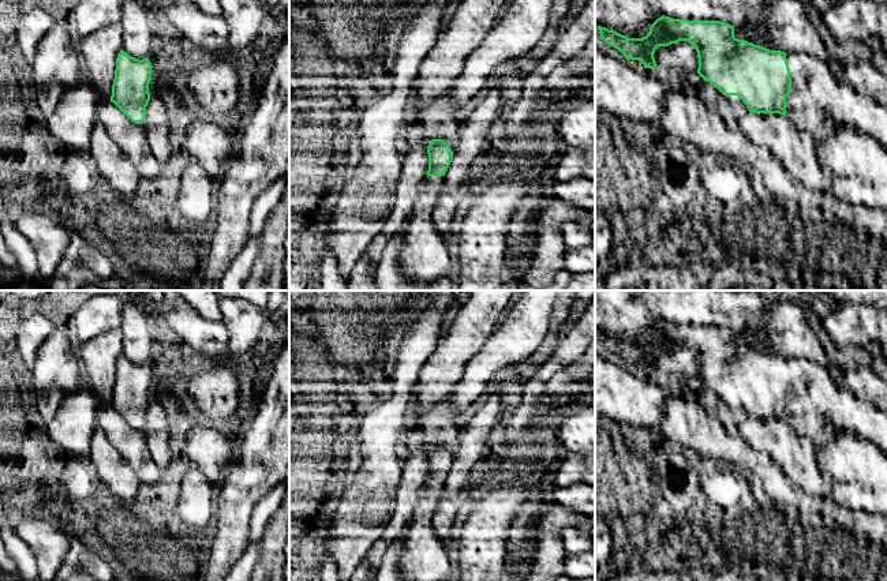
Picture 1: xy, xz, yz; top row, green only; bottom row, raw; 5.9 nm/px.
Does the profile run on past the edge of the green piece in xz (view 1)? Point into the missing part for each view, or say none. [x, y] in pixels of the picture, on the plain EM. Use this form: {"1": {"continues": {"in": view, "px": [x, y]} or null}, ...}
{"1": {"continues": {"in": "xz", "px": [423, 558]}}}

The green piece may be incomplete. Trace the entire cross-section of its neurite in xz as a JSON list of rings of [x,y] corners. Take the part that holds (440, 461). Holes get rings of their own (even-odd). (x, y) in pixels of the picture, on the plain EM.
[[[433,445],[427,460],[427,481],[401,539],[400,569],[408,581],[448,581],[453,567],[446,546],[437,537],[433,517],[442,499],[444,481],[453,465],[453,457],[444,445]]]

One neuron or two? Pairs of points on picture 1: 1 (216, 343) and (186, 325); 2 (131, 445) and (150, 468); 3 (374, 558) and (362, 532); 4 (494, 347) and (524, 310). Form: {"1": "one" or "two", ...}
{"1": "one", "2": "one", "3": "two", "4": "one"}

